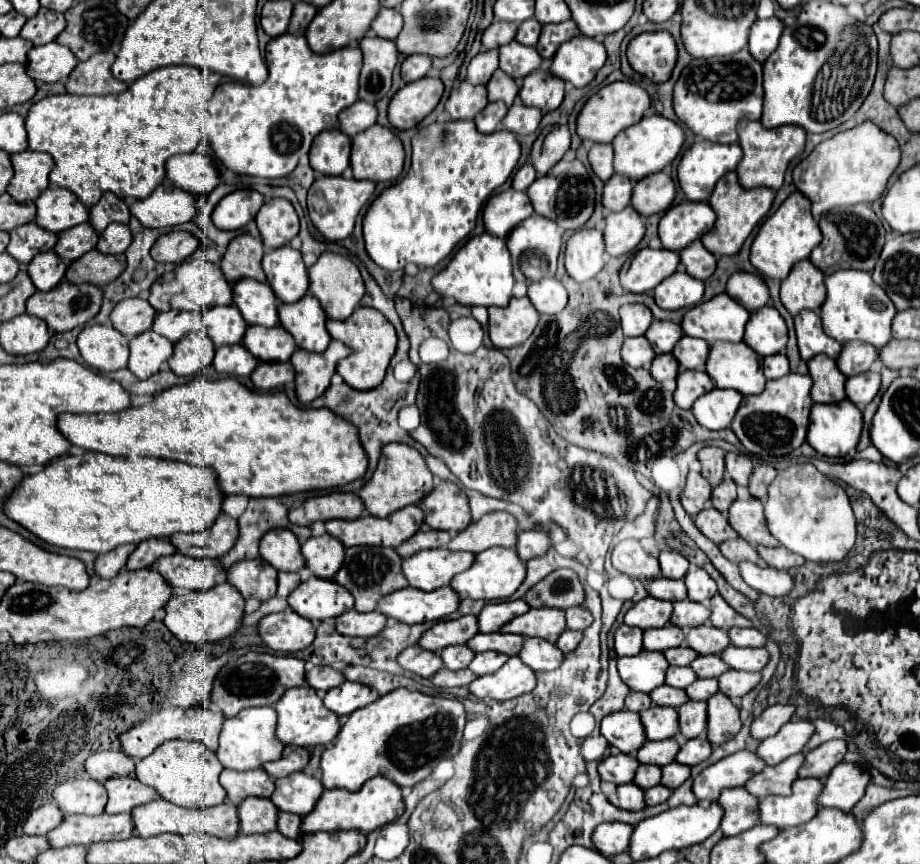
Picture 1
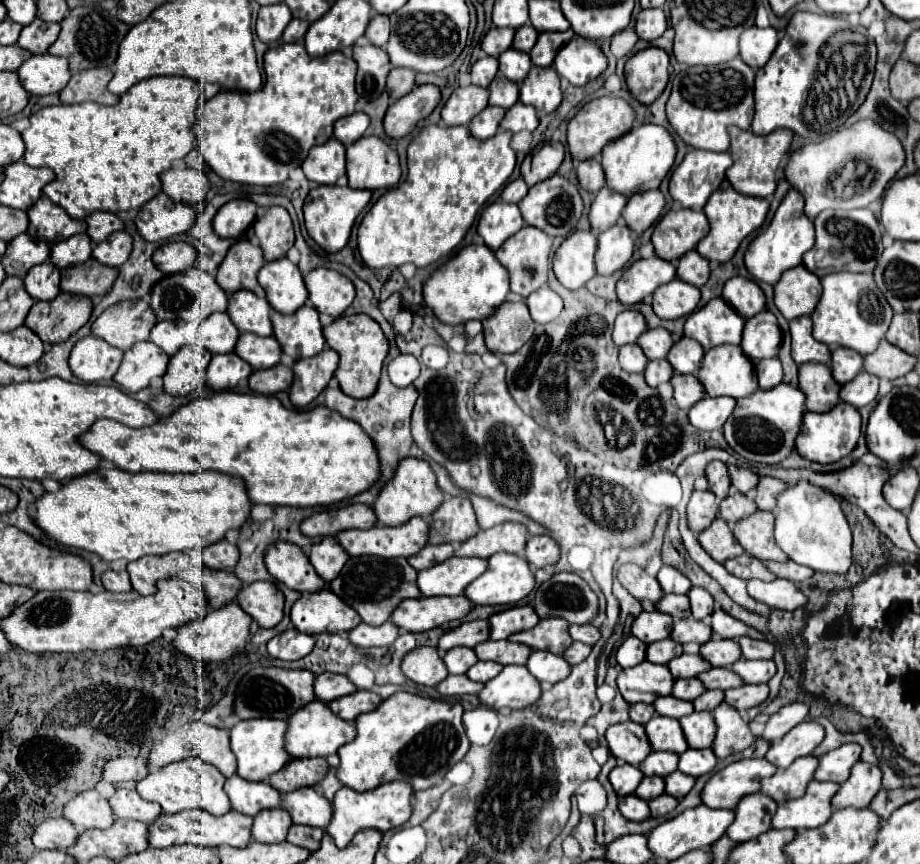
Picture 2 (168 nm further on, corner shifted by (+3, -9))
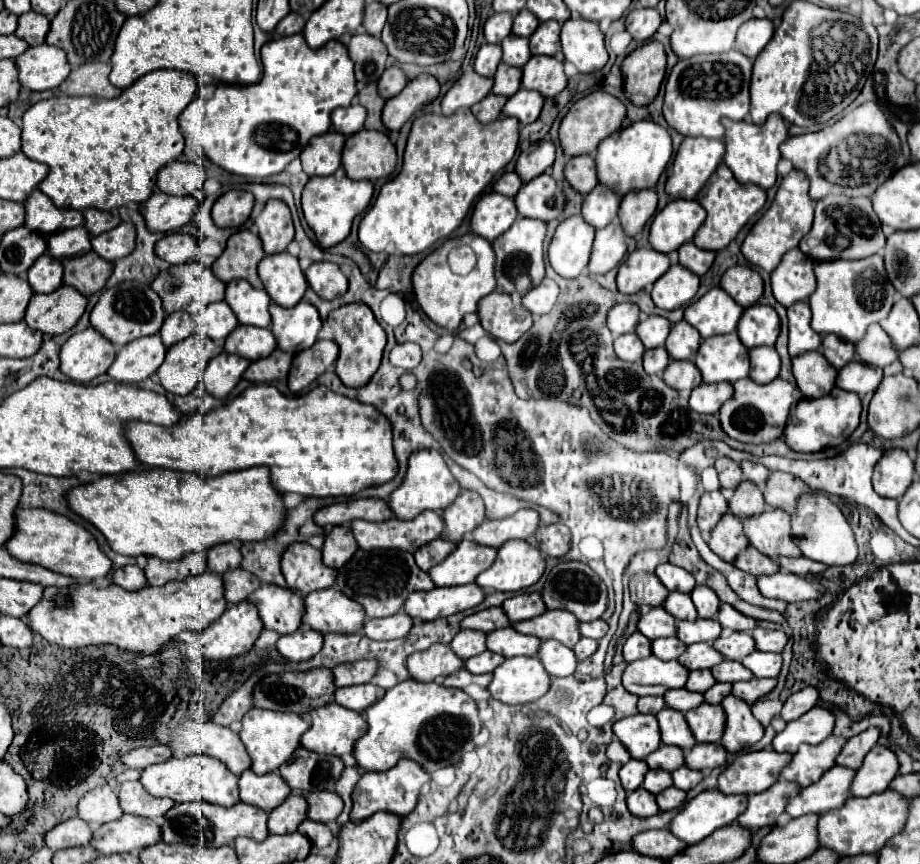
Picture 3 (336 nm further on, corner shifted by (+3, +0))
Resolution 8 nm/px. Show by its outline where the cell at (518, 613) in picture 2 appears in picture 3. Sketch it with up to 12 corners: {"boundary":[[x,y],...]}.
{"boundary":[[522,593],[502,603],[510,625],[546,611],[540,593]]}

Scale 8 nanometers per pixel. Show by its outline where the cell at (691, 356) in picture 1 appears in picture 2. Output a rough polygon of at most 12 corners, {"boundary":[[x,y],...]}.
{"boundary":[[682,336],[668,352],[680,374],[696,374],[704,348]]}

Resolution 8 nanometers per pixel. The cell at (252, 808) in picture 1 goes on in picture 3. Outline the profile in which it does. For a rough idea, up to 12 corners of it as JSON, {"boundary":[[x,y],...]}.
{"boundary":[[290,795],[268,815],[270,833],[294,833],[306,799]]}

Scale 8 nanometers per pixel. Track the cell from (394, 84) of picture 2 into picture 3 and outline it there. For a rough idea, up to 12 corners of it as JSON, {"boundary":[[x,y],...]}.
{"boundary":[[388,67],[378,91],[384,99],[398,95],[408,79],[400,67]]}

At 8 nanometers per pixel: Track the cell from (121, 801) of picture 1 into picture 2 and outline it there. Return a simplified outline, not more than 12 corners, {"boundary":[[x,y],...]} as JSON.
{"boundary":[[116,790],[110,806],[118,818],[152,824],[162,814],[136,790]]}

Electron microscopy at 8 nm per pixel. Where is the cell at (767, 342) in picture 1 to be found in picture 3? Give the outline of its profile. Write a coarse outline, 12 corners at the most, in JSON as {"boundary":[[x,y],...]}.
{"boundary":[[764,303],[744,309],[736,329],[748,349],[774,345],[778,313]]}

